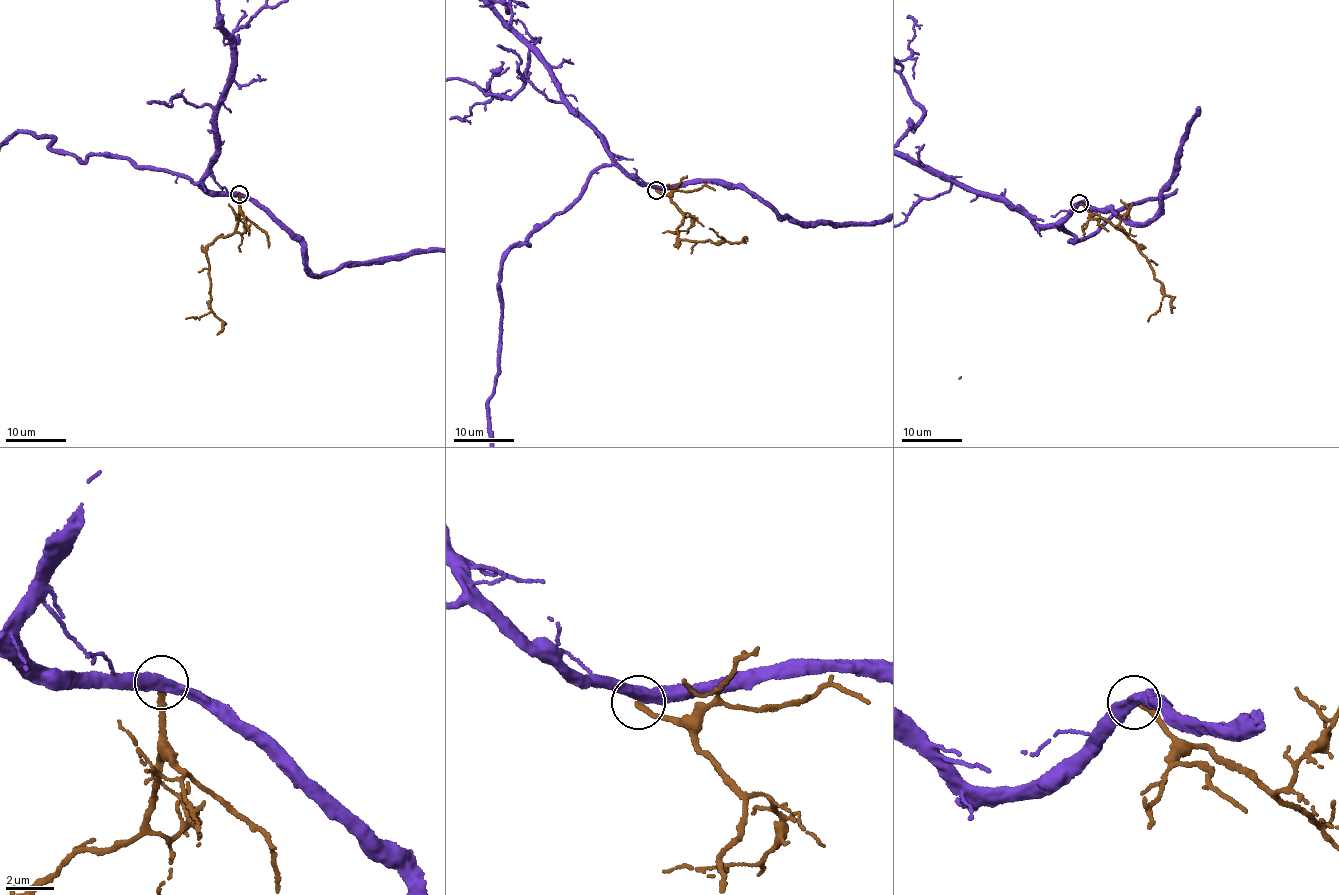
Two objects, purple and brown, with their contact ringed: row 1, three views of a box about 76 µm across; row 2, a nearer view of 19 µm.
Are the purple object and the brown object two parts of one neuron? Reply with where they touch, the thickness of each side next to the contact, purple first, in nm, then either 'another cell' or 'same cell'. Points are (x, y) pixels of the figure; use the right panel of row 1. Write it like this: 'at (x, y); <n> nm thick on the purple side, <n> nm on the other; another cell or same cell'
at (1079, 203); 440 nm thick on the purple side, 220 nm on the other; another cell

